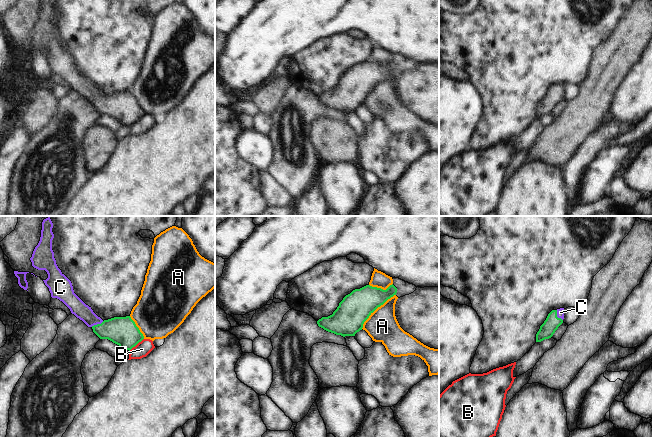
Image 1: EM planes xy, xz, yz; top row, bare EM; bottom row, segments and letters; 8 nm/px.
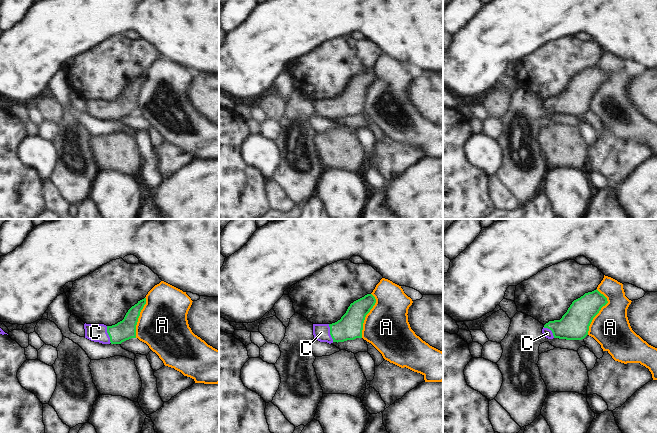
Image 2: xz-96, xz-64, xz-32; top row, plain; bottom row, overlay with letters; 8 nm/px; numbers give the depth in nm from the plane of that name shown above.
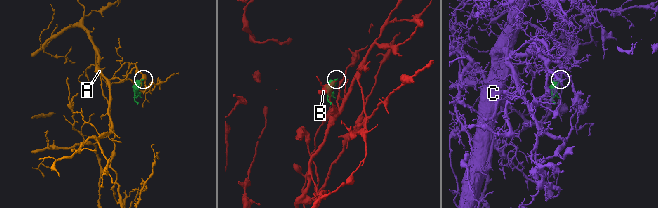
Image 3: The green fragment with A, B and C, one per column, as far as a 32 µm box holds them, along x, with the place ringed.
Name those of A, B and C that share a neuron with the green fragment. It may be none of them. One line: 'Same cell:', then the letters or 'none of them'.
Same cell: C

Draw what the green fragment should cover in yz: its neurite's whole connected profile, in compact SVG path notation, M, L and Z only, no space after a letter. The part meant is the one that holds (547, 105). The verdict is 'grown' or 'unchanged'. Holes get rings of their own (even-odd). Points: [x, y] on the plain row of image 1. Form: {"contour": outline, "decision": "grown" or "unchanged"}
{"contour": "M564 84L552 86L544 99L540 102L540 105L536 110L536 118L551 114L558 103L563 99L563 95Z", "decision": "grown"}

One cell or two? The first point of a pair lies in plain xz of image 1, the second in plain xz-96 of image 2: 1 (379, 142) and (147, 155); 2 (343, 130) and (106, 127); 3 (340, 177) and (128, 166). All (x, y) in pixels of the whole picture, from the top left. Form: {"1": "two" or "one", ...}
{"1": "two", "2": "two", "3": "two"}

